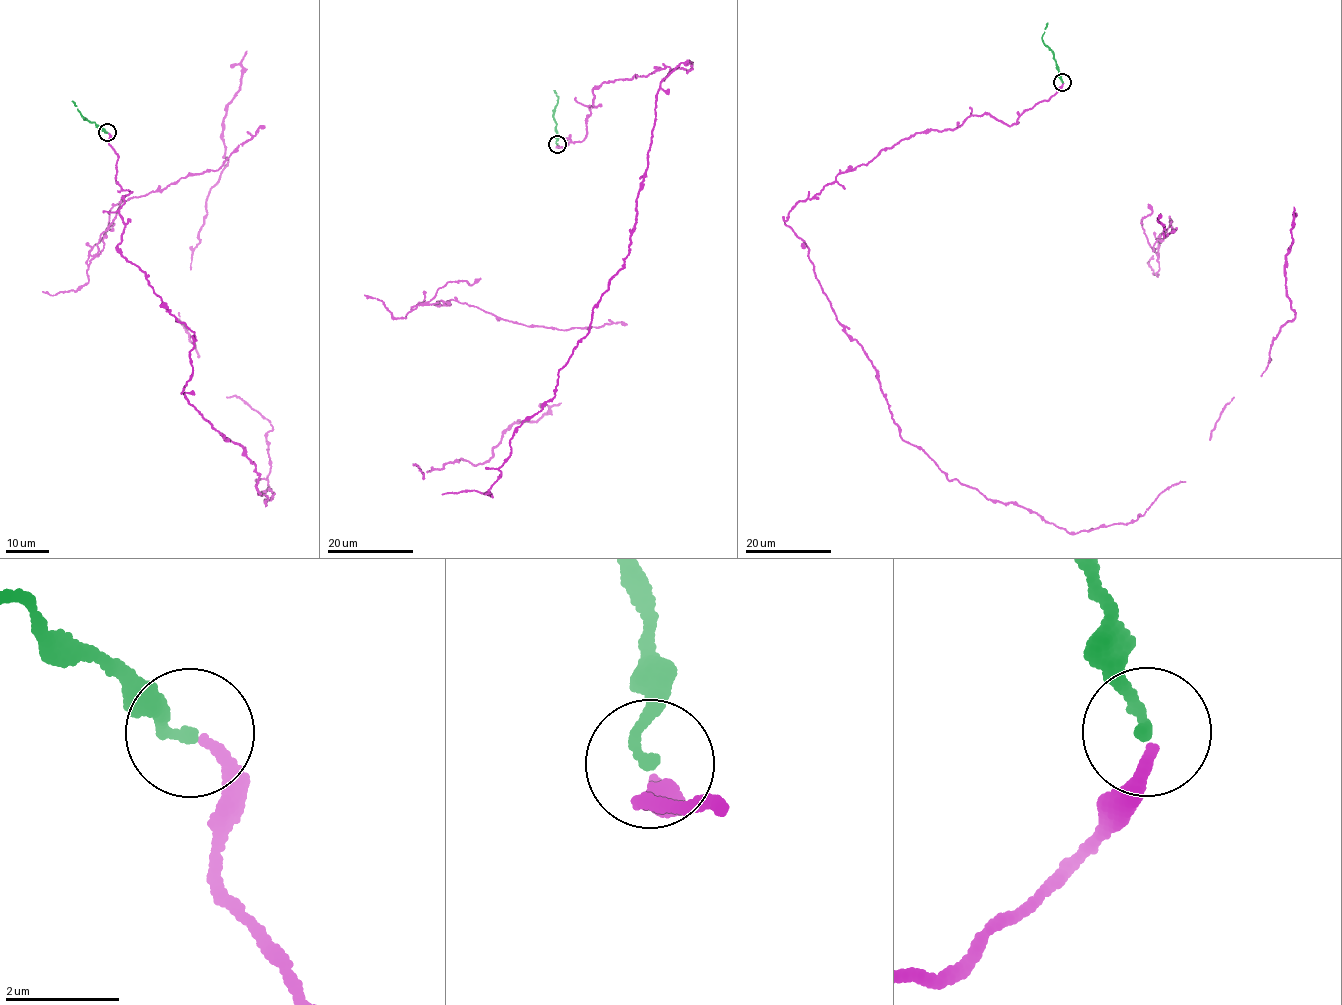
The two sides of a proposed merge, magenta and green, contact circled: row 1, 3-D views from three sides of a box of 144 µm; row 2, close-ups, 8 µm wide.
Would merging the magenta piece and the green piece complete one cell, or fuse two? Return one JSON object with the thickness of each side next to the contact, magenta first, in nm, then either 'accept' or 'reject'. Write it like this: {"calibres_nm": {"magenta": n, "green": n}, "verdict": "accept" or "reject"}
{"calibres_nm": {"magenta": 200, "green": 200}, "verdict": "accept"}

